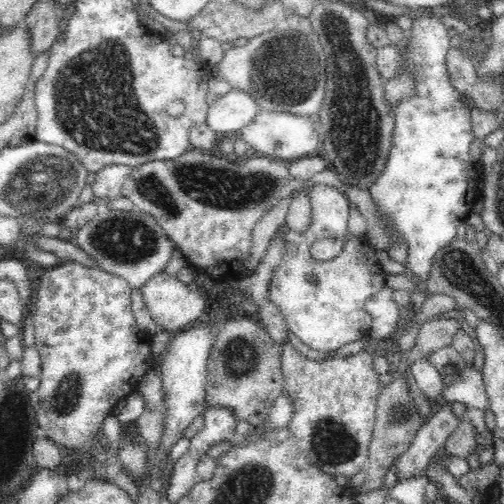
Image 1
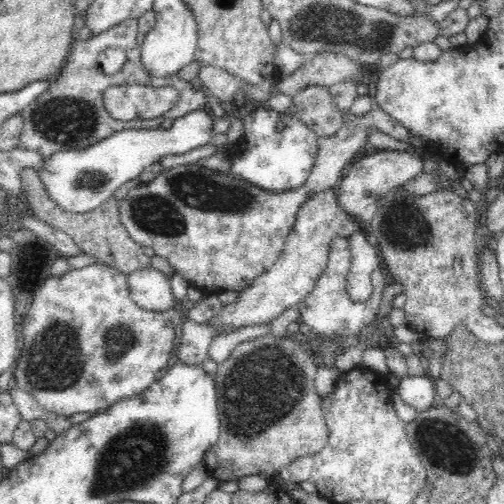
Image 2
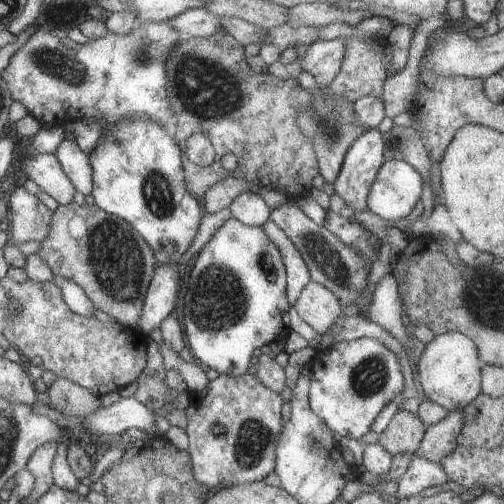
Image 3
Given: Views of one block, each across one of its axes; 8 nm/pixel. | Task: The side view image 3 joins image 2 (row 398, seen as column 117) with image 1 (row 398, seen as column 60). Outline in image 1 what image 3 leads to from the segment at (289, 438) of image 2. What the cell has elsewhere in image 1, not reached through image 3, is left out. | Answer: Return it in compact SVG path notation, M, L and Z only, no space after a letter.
M238 316L222 324L208 360L208 386L206 386L206 406L228 408L234 412L236 420L246 420L252 426L268 420L274 402L284 396L284 370L282 354L284 348L276 344L270 334L250 316Z

